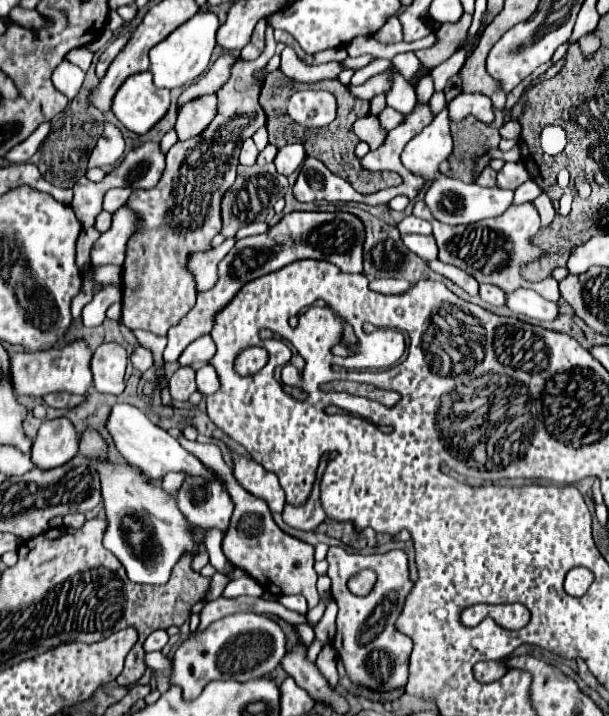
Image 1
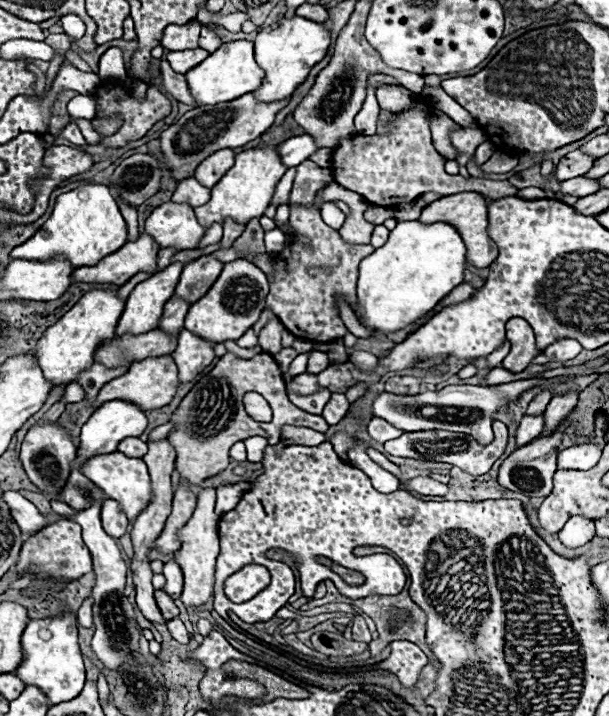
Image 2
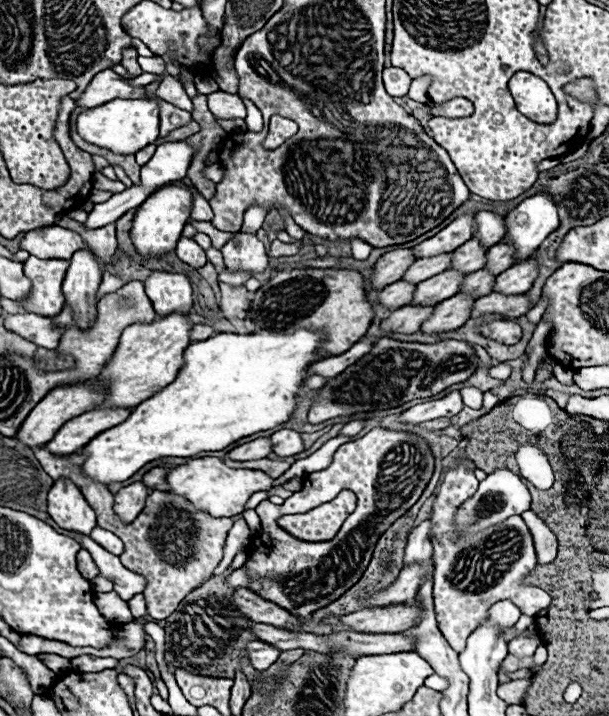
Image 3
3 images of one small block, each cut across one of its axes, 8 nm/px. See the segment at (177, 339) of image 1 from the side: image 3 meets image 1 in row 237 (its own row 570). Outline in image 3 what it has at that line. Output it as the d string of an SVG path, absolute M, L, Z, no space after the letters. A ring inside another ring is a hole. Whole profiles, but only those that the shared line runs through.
M374 428L366 436L342 444L334 454L332 464L326 470L308 474L304 488L294 492L288 500L284 500L284 504L276 506L268 500L262 500L256 506L256 512L262 520L262 534L254 536L244 566L250 572L260 574L260 578L248 588L262 598L290 610L302 622L308 622L314 610L334 602L334 598L342 596L358 582L358 578L362 578L382 530L388 530L392 522L412 508L430 482L432 470L432 452L428 444L414 434ZM344 488L354 490L358 502L356 510L348 516L348 522L342 524L334 540L304 542L278 526L278 518L286 514L308 512L324 502L330 502Z

